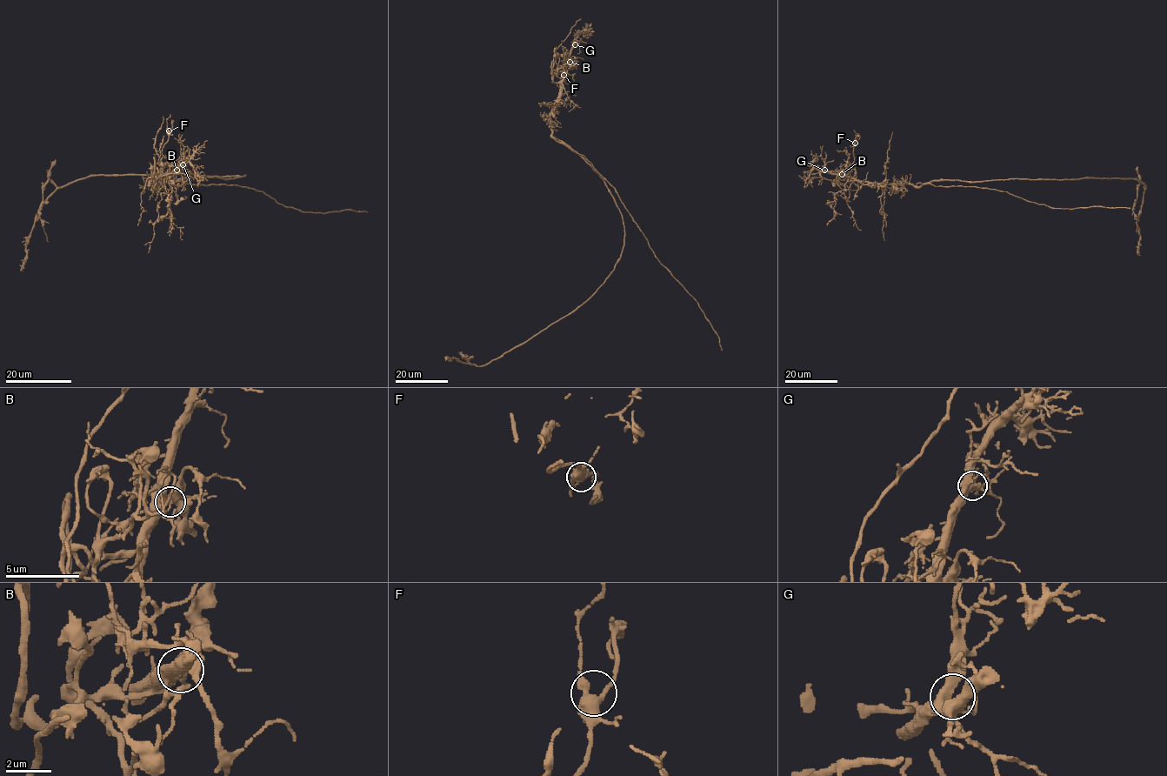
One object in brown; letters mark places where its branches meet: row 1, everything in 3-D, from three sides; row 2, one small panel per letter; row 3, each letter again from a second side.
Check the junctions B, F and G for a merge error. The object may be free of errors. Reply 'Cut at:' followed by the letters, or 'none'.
Cut at: B

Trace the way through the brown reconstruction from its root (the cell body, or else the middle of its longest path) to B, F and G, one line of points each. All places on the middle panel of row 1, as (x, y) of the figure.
B: (616, 202), (604, 179), (577, 153), (552, 136), (550, 113), (556, 103), (564, 68), (570, 62)
F: (616, 202), (604, 179), (552, 136), (550, 113), (564, 64), (557, 70), (563, 75)
G: (616, 202), (604, 179), (577, 153), (552, 136), (550, 113), (556, 100), (567, 56), (575, 44)

